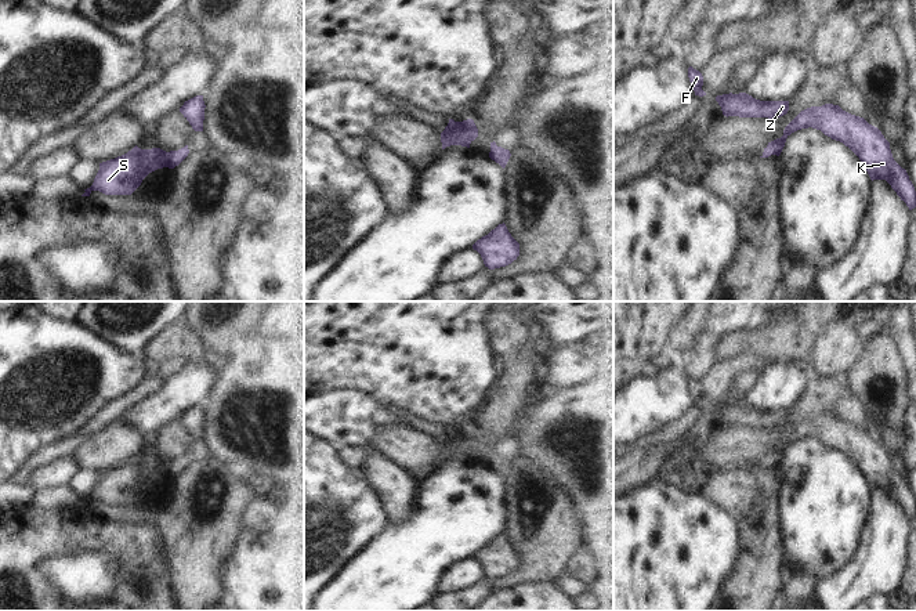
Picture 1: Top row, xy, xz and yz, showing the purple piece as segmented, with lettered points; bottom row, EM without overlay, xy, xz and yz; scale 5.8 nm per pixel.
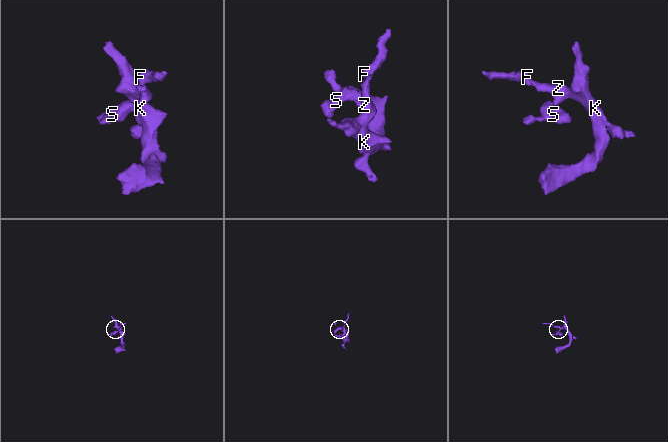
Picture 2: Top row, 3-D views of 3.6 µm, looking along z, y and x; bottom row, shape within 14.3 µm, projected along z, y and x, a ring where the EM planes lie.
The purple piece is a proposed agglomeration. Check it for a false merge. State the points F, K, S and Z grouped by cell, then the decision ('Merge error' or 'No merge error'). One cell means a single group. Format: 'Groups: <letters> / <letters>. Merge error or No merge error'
Groups: F K S Z. No merge error.

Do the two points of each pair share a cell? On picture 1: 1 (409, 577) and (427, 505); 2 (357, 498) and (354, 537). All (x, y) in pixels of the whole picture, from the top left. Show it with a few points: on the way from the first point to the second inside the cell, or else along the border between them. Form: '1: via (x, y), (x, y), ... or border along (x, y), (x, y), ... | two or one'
1: via (411, 559), (427, 542), (427, 523) | one
2: via (354, 508), (354, 527) | one

